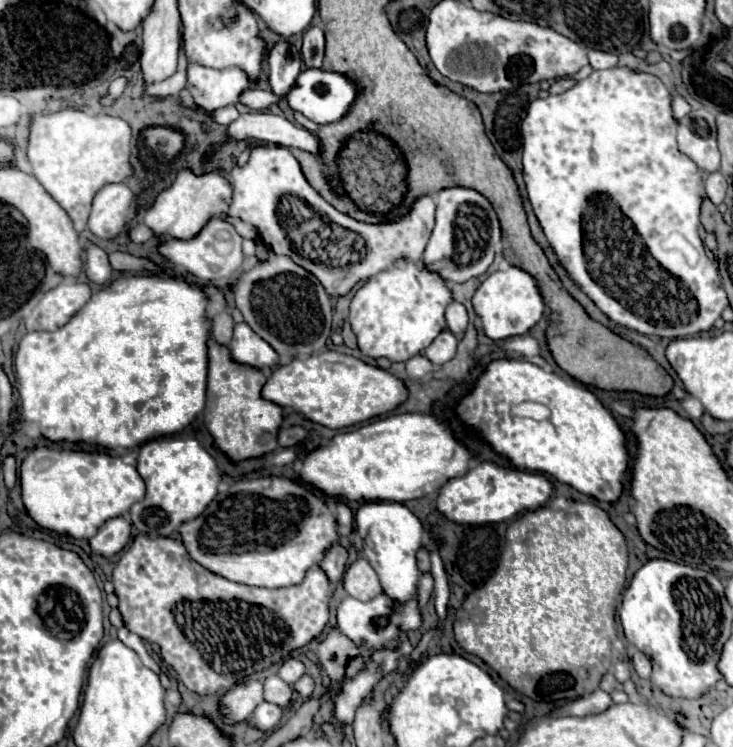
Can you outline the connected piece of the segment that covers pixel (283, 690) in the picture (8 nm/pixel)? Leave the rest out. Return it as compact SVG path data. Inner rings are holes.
M270 675L264 679L264 701L280 705L282 709L292 703L292 685L282 681L278 675Z

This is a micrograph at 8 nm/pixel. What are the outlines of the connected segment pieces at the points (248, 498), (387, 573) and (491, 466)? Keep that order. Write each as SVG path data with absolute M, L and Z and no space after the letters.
M260 477L230 485L224 495L216 495L200 517L180 525L178 535L188 555L208 571L236 583L274 589L298 585L310 567L320 565L324 549L328 549L332 541L338 541L338 521L330 513L326 501L304 483L288 477Z
M366 501L356 511L356 529L362 537L364 555L376 569L384 593L398 603L412 599L420 577L420 569L416 565L416 551L422 547L424 537L424 527L420 519L402 503Z
M482 461L474 465L468 471L468 475L450 479L440 489L436 505L448 519L456 523L468 523L468 525L500 523L516 517L522 511L530 511L546 505L552 491L554 491L552 483L540 473L522 471L516 467L492 463L492 461Z

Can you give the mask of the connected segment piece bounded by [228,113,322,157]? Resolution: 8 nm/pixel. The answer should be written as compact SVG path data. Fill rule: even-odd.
M246 113L240 115L234 123L228 125L228 131L238 141L264 141L276 145L288 145L304 149L316 157L322 153L322 143L318 135L310 133L304 127L296 127L282 115L274 113Z

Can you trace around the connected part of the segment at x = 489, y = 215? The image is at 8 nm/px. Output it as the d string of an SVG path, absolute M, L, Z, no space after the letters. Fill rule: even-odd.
M448 187L436 193L436 227L422 255L422 265L438 271L448 283L462 283L486 273L500 241L500 221L492 203L476 189Z

